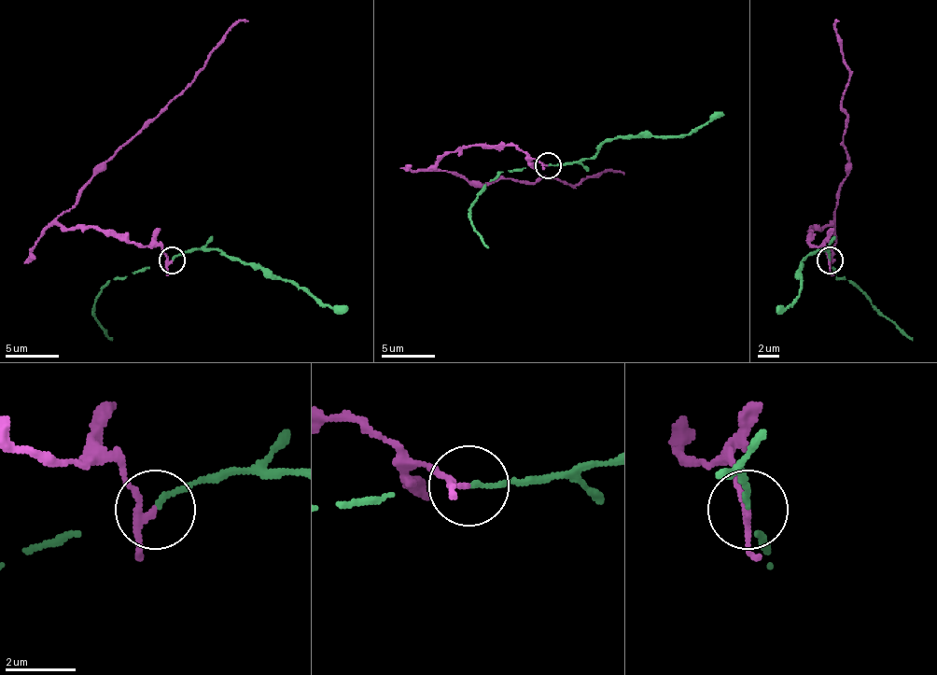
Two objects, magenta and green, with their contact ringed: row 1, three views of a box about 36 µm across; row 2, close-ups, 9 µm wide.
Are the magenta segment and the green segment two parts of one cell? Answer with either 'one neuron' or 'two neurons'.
two neurons

